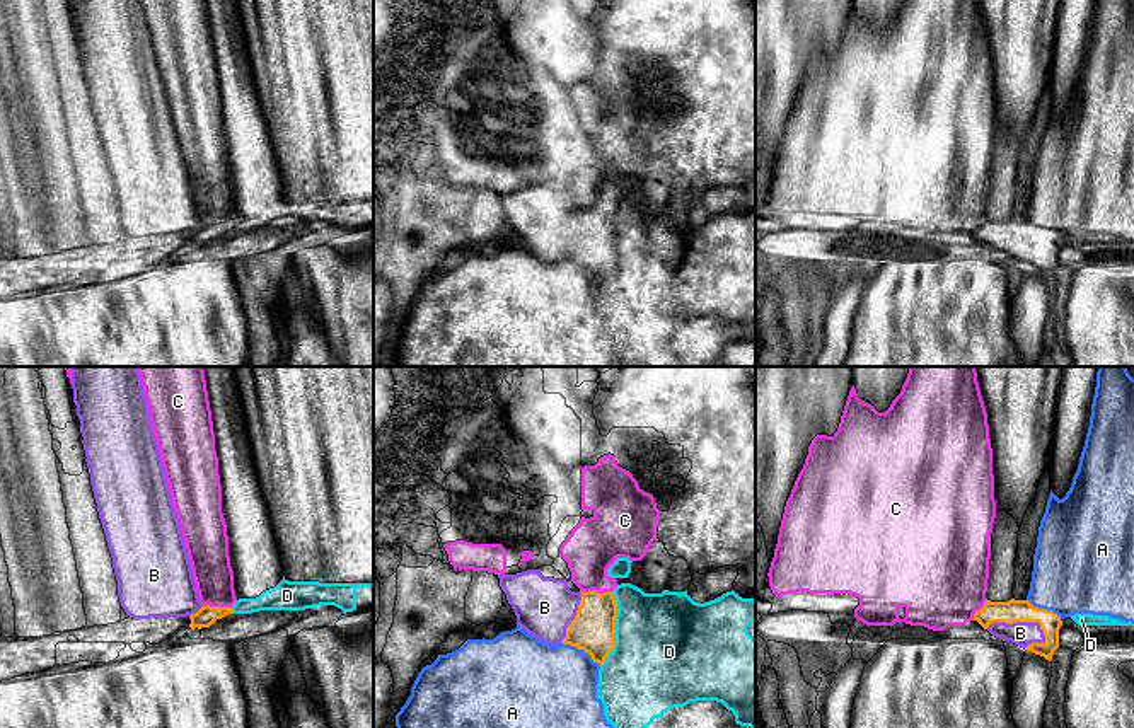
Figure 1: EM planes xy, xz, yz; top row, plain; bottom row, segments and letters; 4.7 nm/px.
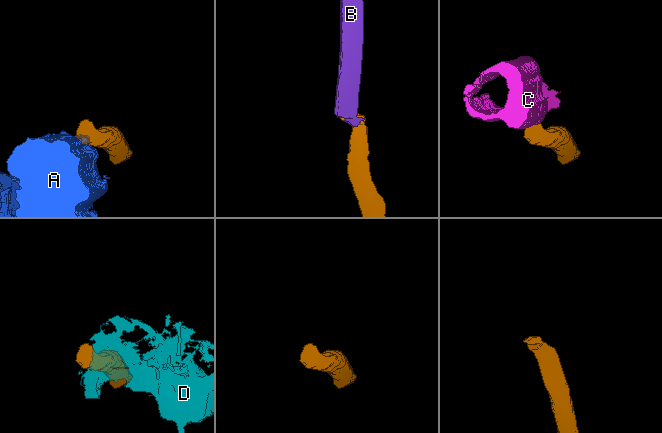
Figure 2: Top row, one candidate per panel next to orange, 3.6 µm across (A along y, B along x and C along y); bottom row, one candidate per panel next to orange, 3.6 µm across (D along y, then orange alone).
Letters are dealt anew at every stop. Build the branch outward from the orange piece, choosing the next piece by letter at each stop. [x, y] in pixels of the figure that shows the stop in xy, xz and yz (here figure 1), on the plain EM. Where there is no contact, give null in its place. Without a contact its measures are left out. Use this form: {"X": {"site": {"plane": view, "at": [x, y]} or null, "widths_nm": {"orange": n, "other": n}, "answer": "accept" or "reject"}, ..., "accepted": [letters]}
{"A": {"site": {"plane": "xz", "at": [580, 266]}, "widths_nm": {"orange": 200, "other": 440}, "answer": "reject"}, "B": {"site": {"plane": "yz", "at": [1022, 239]}, "widths_nm": {"orange": 110, "other": 110}, "answer": "accept"}, "C": {"site": {"plane": "xz", "at": [597, 210]}, "widths_nm": {"orange": 200, "other": 240}, "answer": "reject"}, "D": {"site": {"plane": "xz", "at": [614, 248]}, "widths_nm": {"orange": 200, "other": 480}, "answer": "reject"}, "accepted": ["B"]}

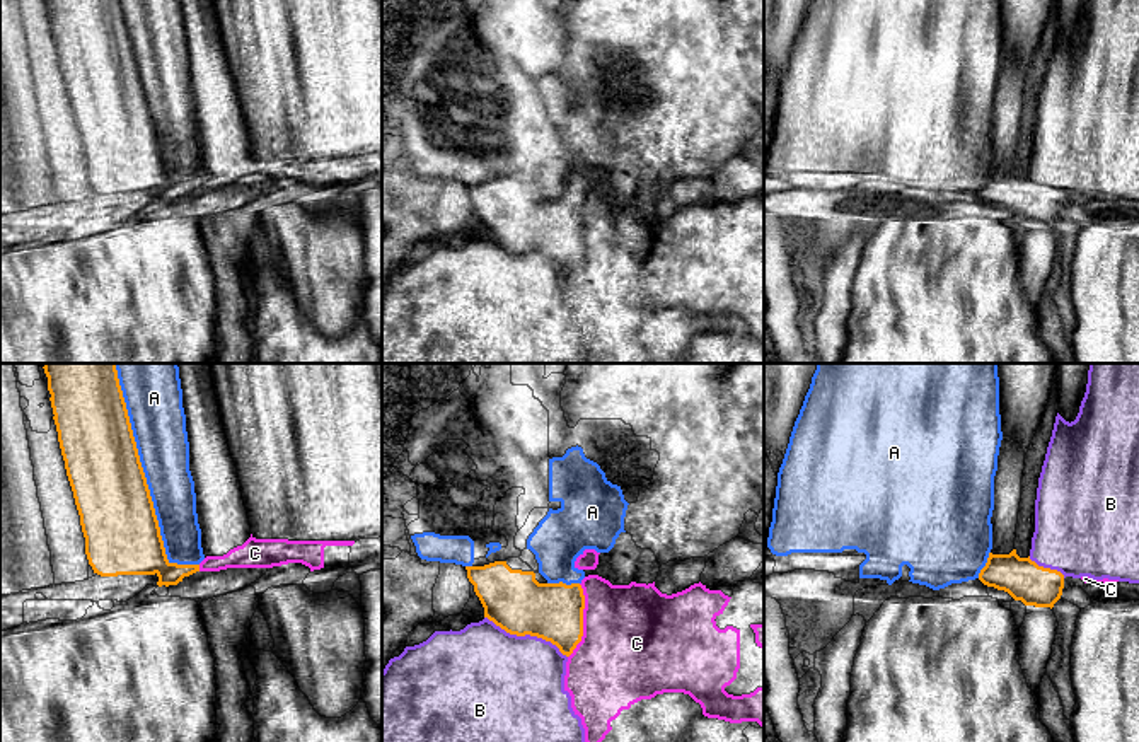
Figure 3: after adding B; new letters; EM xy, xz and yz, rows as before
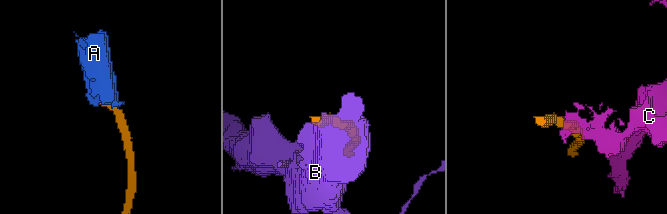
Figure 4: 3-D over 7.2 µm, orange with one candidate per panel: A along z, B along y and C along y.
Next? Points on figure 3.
{"A": {"site": {"plane": "xy", "at": [147, 104]}, "widths_nm": {"orange": 360, "other": 240}, "answer": "reject"}, "B": {"site": {"plane": "xz", "at": [526, 251]}, "widths_nm": {"orange": 280, "other": 460}, "answer": "reject"}, "C": {"site": {"plane": "xz", "at": [582, 239]}, "widths_nm": {"orange": 280, "other": 480}, "answer": "reject"}, "accepted": []}

